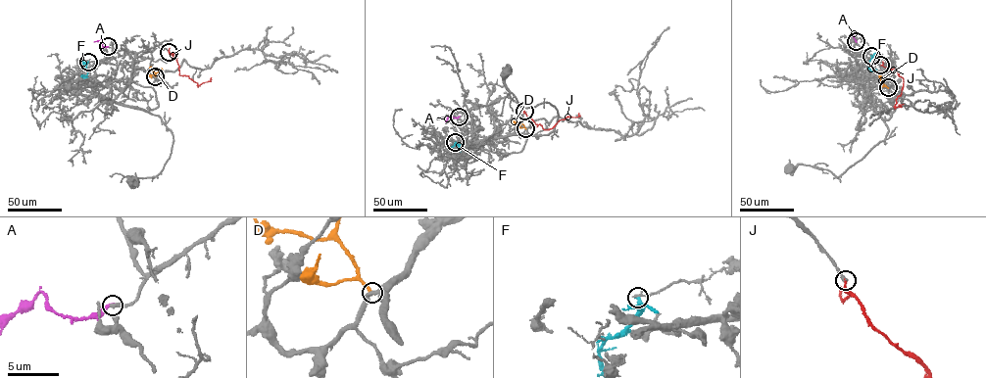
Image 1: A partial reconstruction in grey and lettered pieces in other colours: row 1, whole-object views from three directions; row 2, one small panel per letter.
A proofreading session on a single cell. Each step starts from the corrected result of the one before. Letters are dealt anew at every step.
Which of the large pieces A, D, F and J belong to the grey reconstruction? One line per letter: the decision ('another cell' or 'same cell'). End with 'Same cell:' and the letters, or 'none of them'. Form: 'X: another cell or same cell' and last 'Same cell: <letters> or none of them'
A: same cell
D: another cell
F: another cell
J: another cell
Same cell: A

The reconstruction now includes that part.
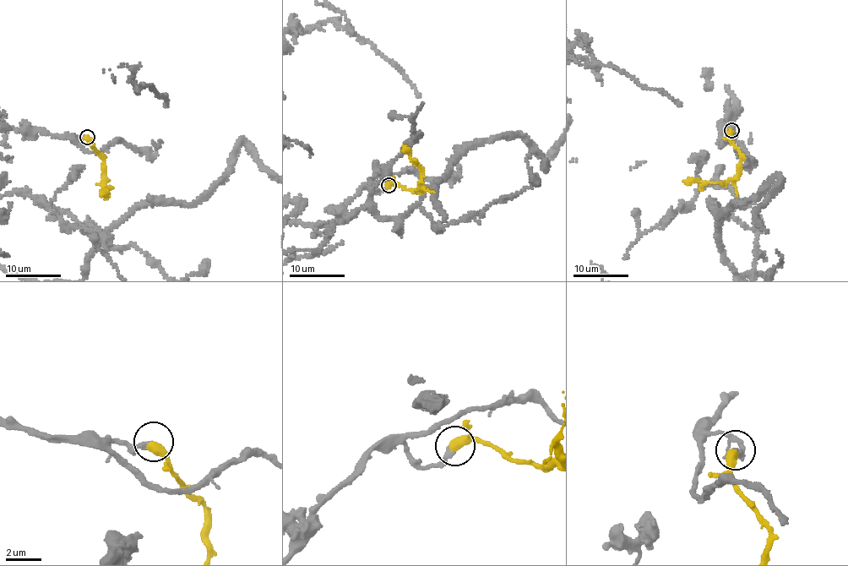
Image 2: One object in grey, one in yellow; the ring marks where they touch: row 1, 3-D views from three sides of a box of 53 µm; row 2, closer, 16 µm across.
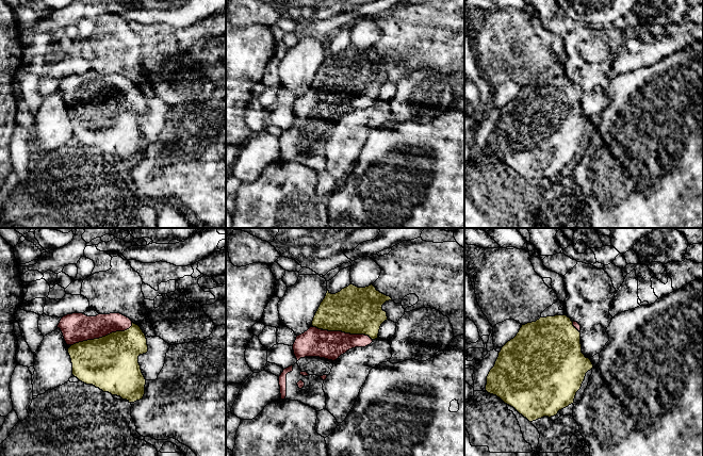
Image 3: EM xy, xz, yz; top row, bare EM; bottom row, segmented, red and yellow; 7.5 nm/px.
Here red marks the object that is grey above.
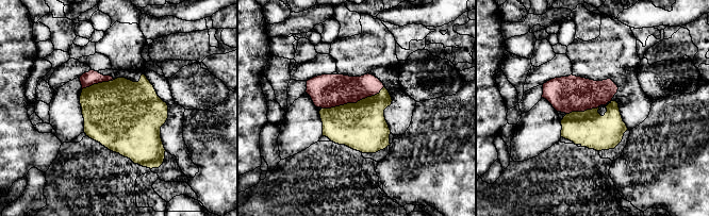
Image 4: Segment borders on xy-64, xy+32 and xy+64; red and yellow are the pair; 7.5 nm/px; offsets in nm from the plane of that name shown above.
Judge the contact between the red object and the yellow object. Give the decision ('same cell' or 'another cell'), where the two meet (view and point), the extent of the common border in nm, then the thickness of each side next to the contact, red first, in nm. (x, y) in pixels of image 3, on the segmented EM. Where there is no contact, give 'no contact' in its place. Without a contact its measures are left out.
same cell; contact xy (102, 336); length 500 nm; calibres 220 and 420 nm

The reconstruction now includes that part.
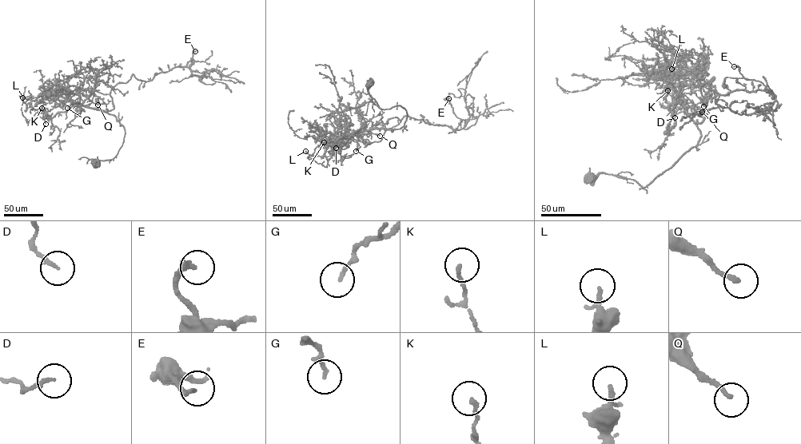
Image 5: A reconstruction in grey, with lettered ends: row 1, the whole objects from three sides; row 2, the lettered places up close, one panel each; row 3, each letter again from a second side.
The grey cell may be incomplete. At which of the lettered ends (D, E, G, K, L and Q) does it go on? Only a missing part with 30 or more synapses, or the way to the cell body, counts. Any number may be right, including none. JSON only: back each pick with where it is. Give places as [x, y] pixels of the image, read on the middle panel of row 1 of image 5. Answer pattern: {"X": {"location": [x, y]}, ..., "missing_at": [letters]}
{"Q": {"location": [380, 136]}, "missing_at": ["Q"]}

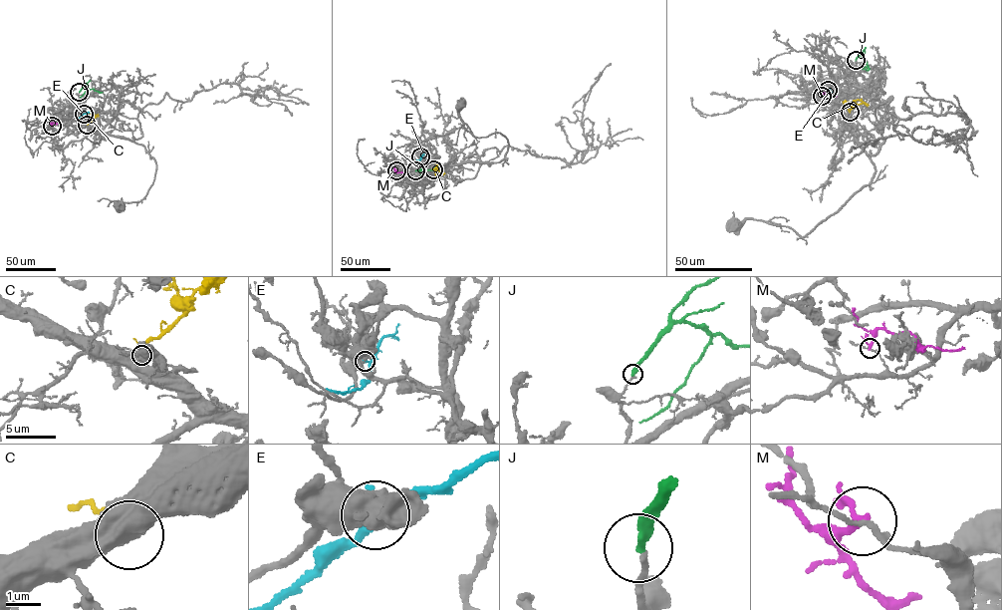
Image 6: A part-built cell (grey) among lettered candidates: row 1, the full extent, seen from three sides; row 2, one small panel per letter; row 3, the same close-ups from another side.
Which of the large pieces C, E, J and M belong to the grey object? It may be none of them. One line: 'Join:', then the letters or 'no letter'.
Join: C

